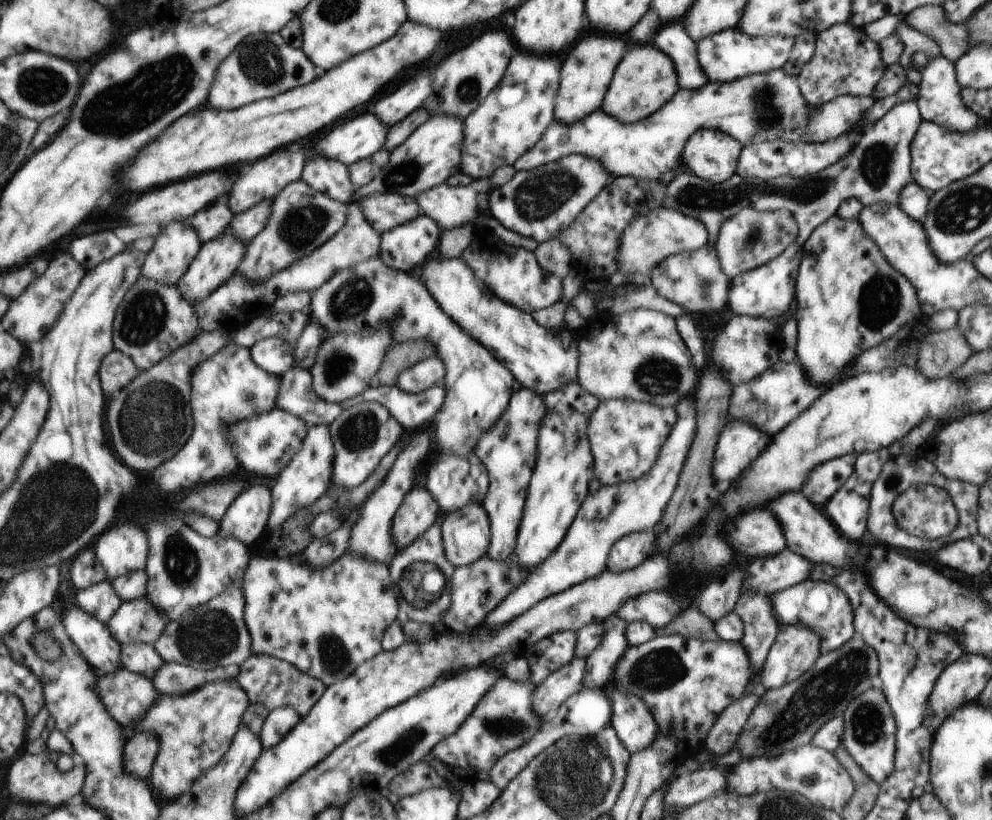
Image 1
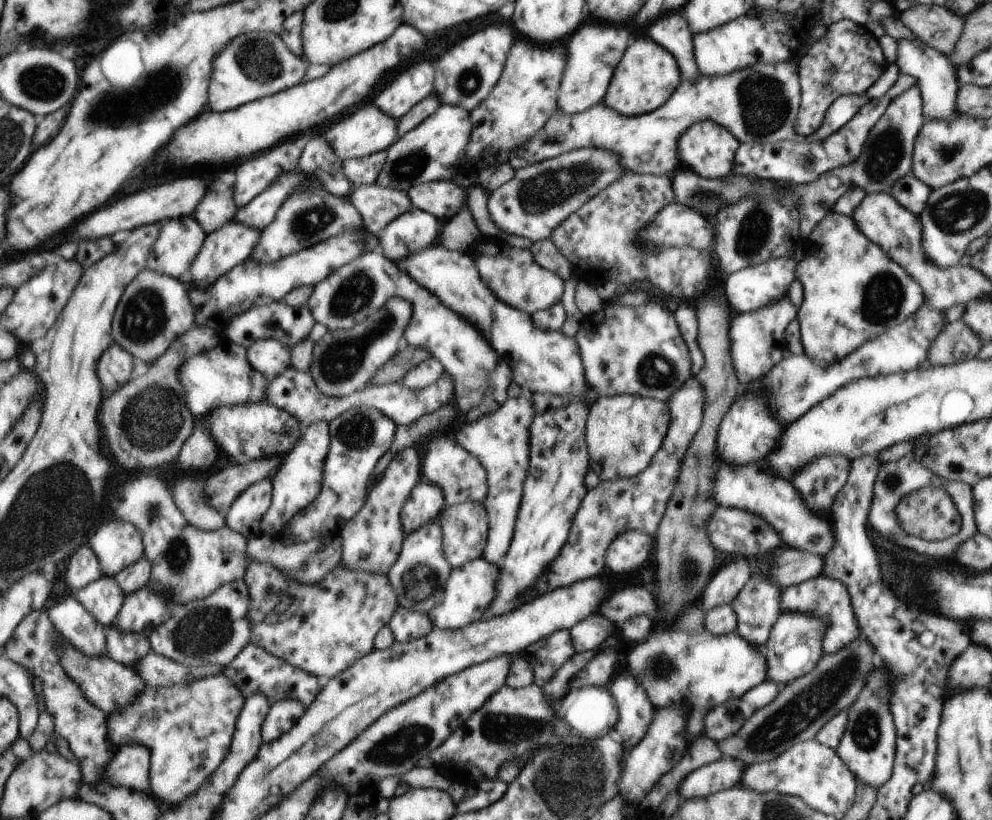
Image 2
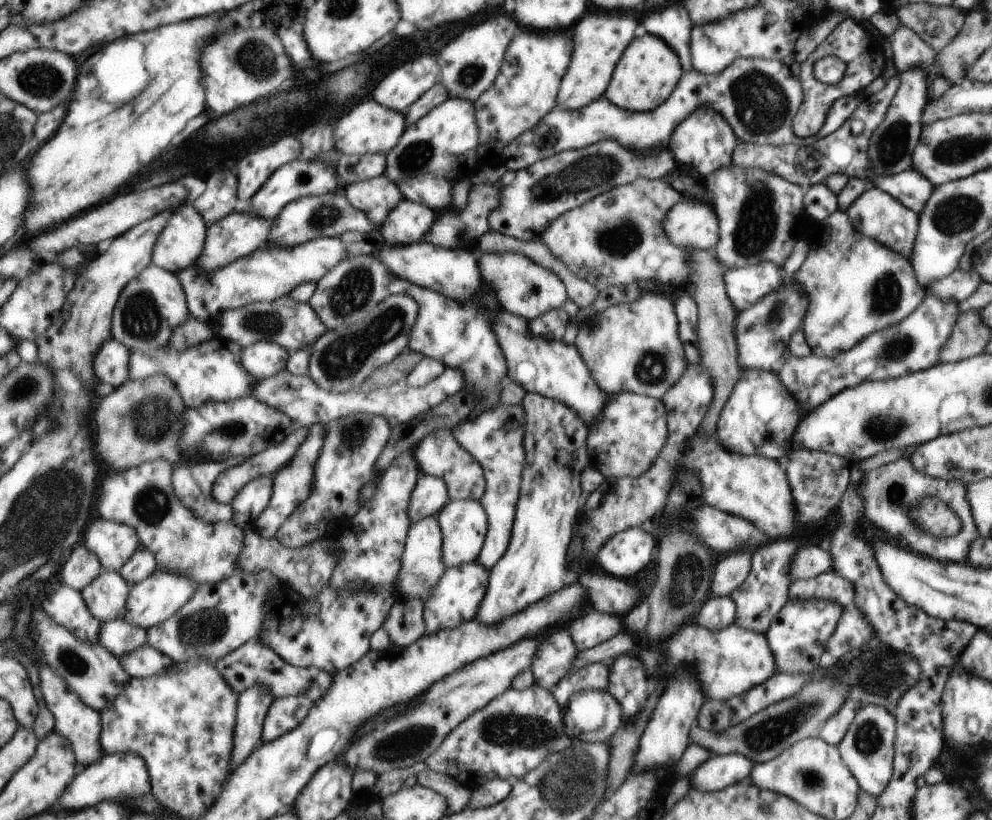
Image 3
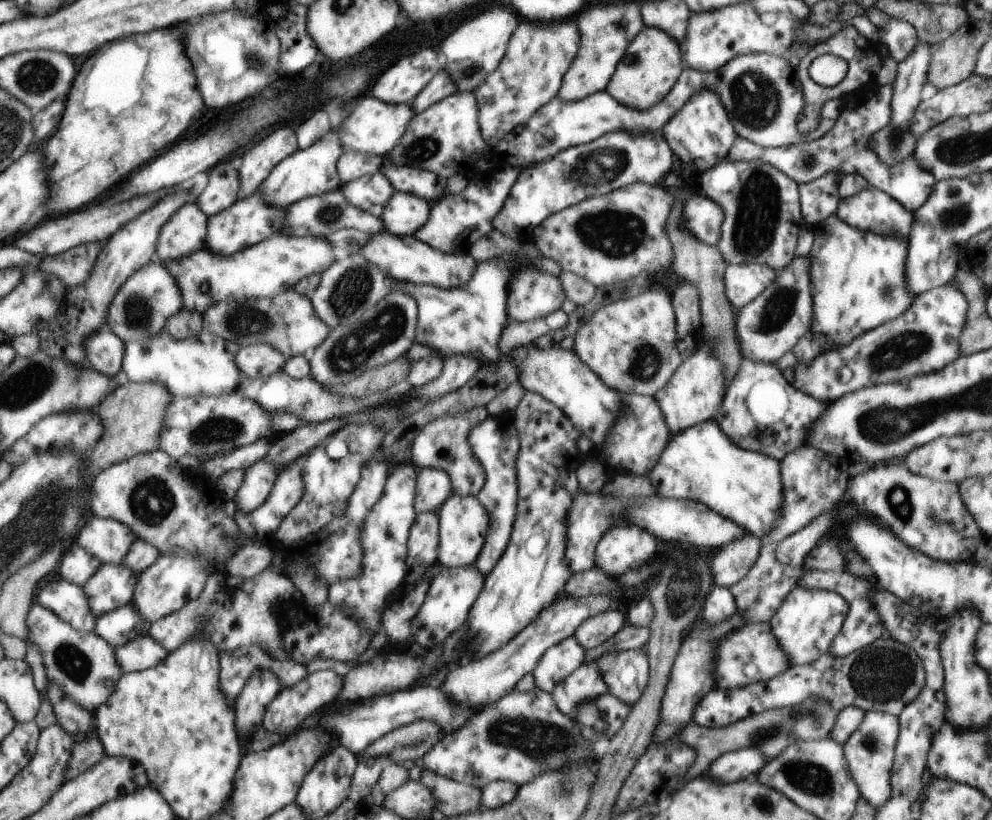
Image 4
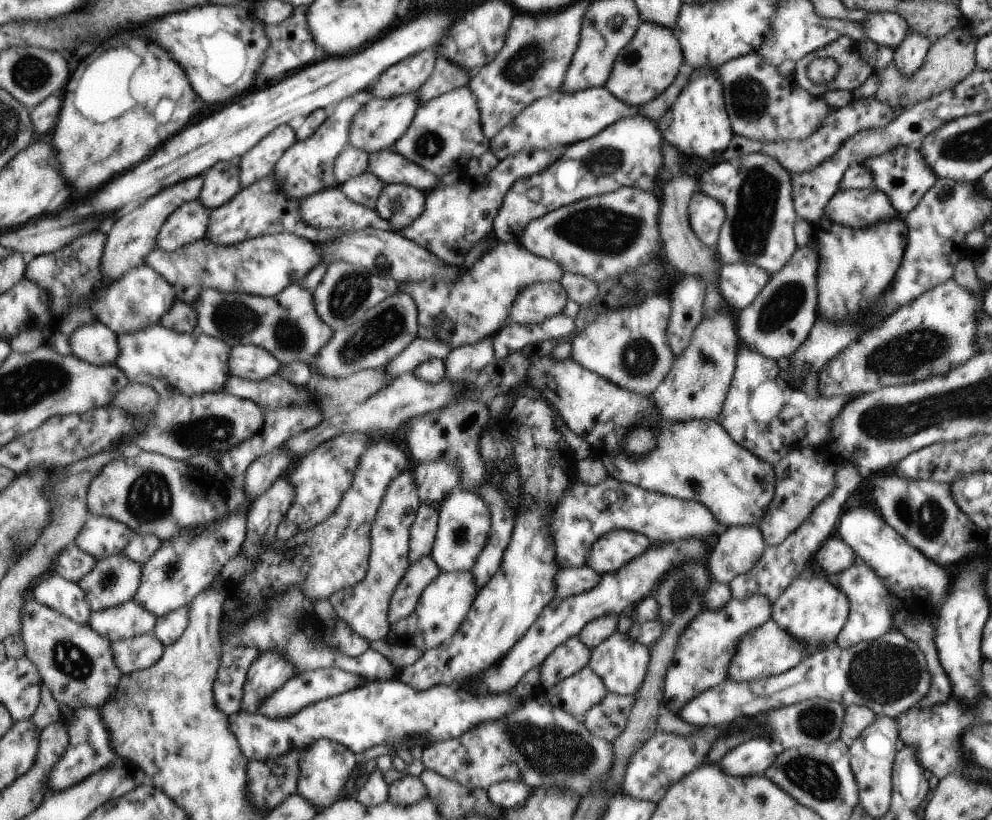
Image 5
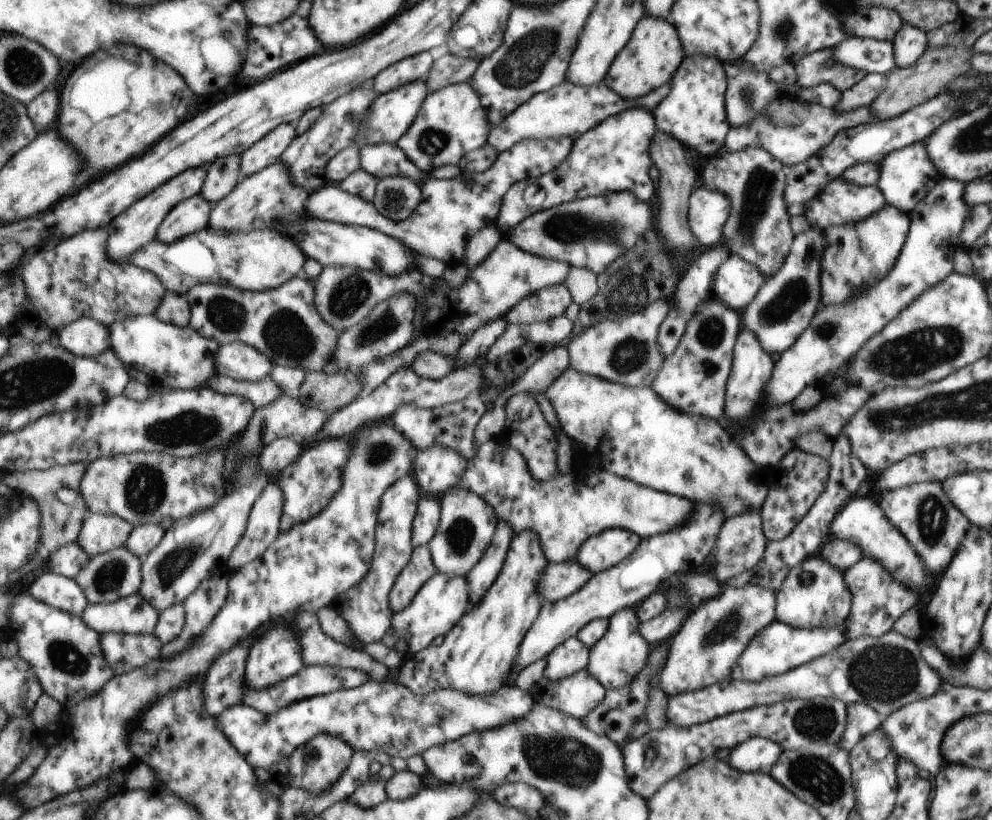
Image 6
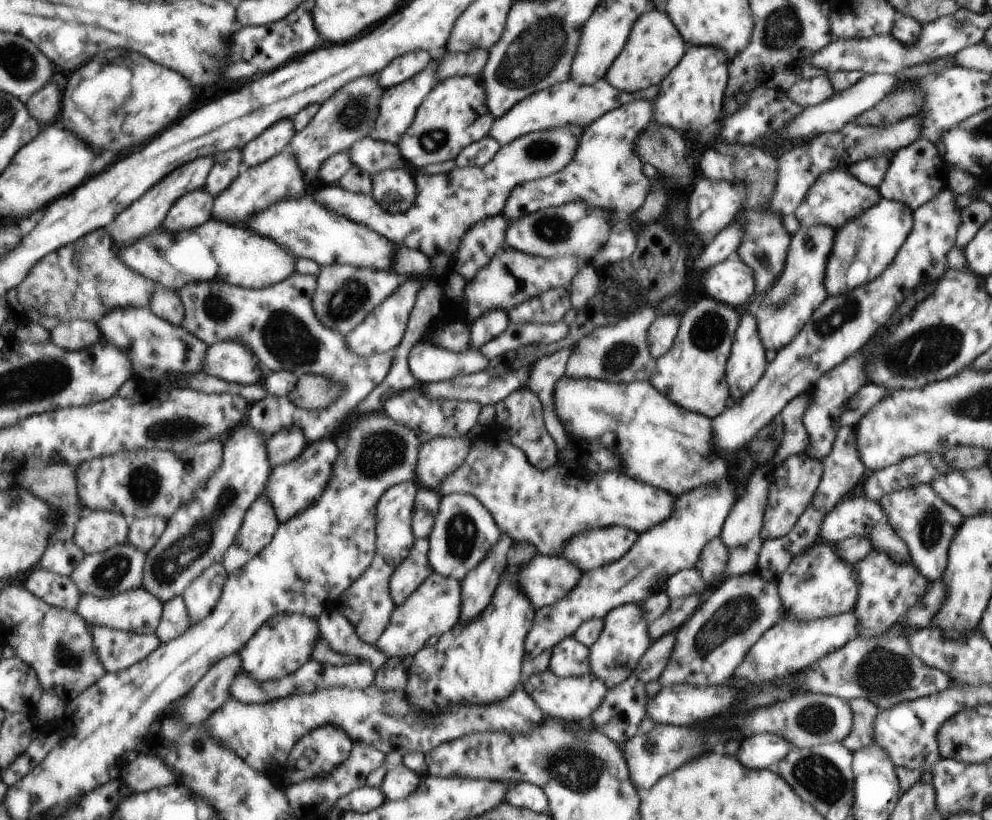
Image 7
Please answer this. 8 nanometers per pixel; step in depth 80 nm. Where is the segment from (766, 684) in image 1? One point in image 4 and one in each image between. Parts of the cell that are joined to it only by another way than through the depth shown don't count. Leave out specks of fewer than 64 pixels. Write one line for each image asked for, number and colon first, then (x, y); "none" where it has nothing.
2: (795, 643)
3: (798, 635)
4: (806, 624)

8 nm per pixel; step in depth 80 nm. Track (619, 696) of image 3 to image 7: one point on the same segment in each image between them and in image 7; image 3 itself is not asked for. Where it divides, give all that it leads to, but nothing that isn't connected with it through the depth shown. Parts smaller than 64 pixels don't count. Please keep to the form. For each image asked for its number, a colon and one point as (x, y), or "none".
4: (625, 673)
5: (621, 664)
6: (615, 660)
7: (623, 640)

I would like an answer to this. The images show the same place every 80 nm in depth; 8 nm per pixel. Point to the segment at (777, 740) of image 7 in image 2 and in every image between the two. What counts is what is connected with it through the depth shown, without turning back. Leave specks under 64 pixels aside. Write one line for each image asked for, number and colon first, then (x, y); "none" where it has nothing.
2: (723, 773)
3: (720, 771)
4: (732, 766)
5: (753, 757)
6: (757, 754)

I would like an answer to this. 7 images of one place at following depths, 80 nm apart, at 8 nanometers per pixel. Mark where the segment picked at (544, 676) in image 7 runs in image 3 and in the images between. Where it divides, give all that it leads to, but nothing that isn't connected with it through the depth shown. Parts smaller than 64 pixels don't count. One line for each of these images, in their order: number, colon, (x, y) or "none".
3: (594, 676)
4: (585, 683)
5: (577, 694)
6: (578, 695)

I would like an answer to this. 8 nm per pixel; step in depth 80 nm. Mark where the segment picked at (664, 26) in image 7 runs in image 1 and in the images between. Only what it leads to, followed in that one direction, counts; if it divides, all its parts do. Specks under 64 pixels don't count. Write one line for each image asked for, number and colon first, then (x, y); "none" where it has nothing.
1: (644, 79)
2: (645, 78)
3: (648, 71)
4: (650, 66)
5: (645, 67)
6: (649, 58)

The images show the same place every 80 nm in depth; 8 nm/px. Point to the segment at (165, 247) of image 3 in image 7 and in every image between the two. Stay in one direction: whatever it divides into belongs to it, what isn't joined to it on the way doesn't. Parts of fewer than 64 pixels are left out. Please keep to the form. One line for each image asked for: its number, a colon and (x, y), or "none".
4: (187, 231)
5: (189, 224)
6: (193, 215)
7: (194, 209)

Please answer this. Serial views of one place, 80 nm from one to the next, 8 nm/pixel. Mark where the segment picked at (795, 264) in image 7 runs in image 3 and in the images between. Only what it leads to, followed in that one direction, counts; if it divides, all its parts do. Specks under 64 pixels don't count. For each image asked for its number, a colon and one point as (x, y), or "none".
3: (761, 332)
4: (767, 327)
5: (777, 321)
6: (783, 308)

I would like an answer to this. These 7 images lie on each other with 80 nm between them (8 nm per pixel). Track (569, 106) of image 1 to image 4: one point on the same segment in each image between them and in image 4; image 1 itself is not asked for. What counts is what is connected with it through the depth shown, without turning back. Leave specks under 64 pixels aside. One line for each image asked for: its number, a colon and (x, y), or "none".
2: (593, 53)
3: (600, 38)
4: (605, 30)

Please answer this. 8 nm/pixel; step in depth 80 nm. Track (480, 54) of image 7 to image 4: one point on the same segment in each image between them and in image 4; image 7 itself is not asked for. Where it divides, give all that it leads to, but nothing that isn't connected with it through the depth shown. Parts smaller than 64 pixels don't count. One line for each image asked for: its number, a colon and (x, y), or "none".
4: (440, 86)
5: (445, 75)
6: (446, 70)

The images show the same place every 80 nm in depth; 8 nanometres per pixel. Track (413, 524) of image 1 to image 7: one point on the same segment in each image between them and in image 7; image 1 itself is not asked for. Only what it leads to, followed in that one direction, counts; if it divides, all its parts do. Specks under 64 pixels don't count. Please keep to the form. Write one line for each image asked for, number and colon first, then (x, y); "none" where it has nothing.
2: (426, 503)
3: (430, 496)
4: (433, 488)
5: (434, 481)
6: (437, 470)
7: (438, 458)

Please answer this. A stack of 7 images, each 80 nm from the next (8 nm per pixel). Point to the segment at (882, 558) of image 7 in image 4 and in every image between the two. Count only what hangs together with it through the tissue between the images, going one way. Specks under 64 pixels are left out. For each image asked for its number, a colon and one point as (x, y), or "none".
4: (861, 627)
5: (870, 607)
6: (878, 600)

